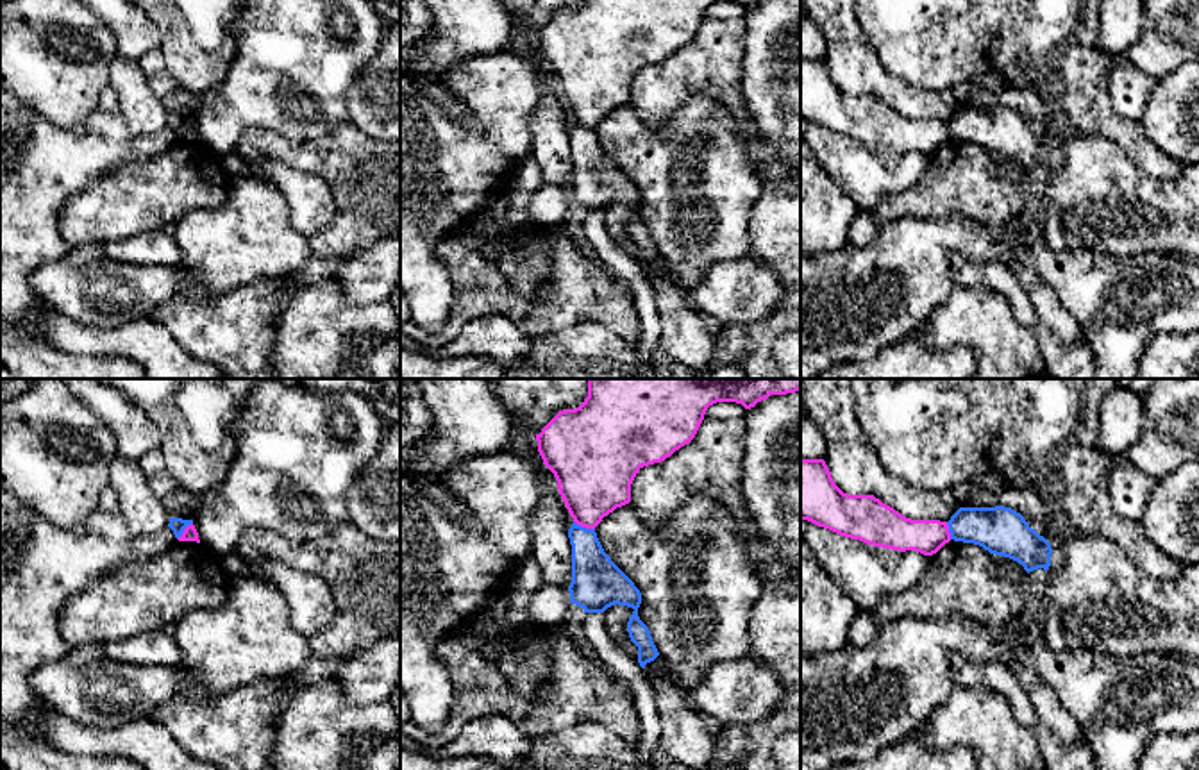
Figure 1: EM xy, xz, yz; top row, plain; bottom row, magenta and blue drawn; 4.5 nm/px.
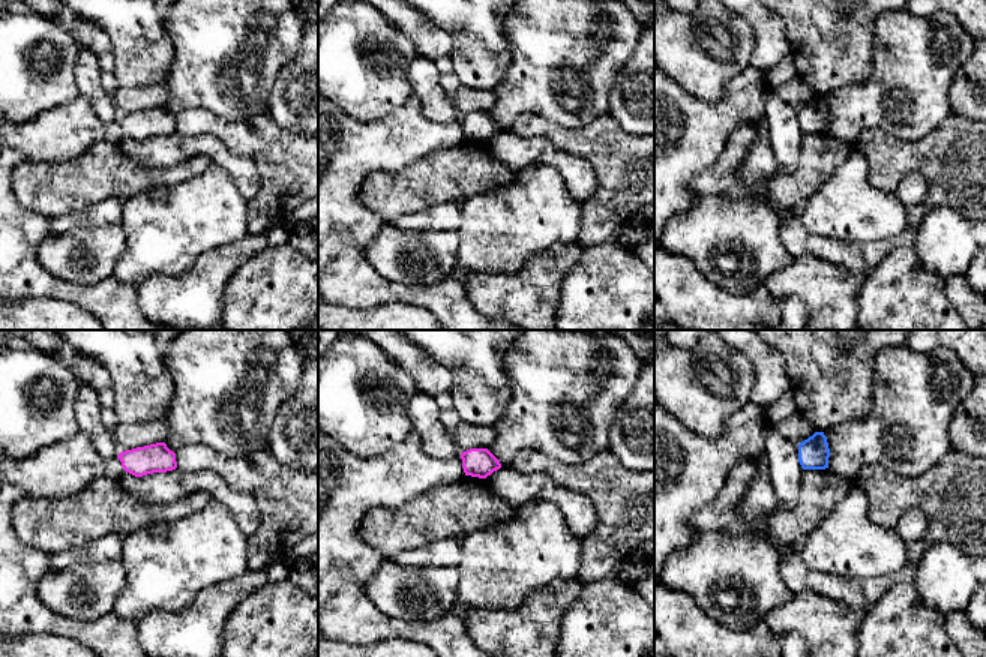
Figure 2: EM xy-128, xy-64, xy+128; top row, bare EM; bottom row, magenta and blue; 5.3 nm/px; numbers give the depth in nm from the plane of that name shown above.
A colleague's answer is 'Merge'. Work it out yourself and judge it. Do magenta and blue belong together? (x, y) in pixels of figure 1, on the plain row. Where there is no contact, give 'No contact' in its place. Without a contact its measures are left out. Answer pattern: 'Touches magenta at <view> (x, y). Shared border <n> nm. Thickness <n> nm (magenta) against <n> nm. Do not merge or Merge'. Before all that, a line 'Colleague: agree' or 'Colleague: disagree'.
Colleague: disagree
Touches magenta at xz (585, 125). Shared border 100 nm. Thickness 340 nm (magenta) against 220 nm. Do not merge

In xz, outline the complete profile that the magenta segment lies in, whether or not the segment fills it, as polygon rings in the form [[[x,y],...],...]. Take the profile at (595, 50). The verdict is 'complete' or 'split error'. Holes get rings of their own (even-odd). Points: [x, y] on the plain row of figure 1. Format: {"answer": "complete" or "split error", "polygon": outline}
{"answer": "complete", "polygon": [[[584,0],[575,9],[559,11],[536,34],[536,41],[574,121],[595,129],[604,116],[629,104],[636,73],[690,43],[708,7],[717,2],[736,2],[750,9],[761,0]]]}

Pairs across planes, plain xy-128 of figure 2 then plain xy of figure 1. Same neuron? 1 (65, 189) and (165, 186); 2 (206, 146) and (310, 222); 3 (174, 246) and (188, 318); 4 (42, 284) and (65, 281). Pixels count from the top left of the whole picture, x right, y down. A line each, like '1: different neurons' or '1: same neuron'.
1: same neuron
2: same neuron
3: different neurons
4: different neurons

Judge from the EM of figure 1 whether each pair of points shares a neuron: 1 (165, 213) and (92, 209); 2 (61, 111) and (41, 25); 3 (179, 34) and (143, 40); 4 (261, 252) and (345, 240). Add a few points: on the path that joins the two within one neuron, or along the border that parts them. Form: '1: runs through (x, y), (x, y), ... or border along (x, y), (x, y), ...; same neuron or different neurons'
1: runs through (147, 220), (117, 220), (109, 217); same neuron
2: runs through (61, 90), (59, 66), (45, 47); same neuron
3: border along (149, 18), (159, 31), (161, 47); different neurons
4: border along (311, 240), (308, 261), (286, 277); different neurons

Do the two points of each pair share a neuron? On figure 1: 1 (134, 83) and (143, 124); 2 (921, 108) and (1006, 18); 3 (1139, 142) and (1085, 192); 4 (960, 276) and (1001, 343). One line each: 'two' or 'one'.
1: one
2: two
3: two
4: two

